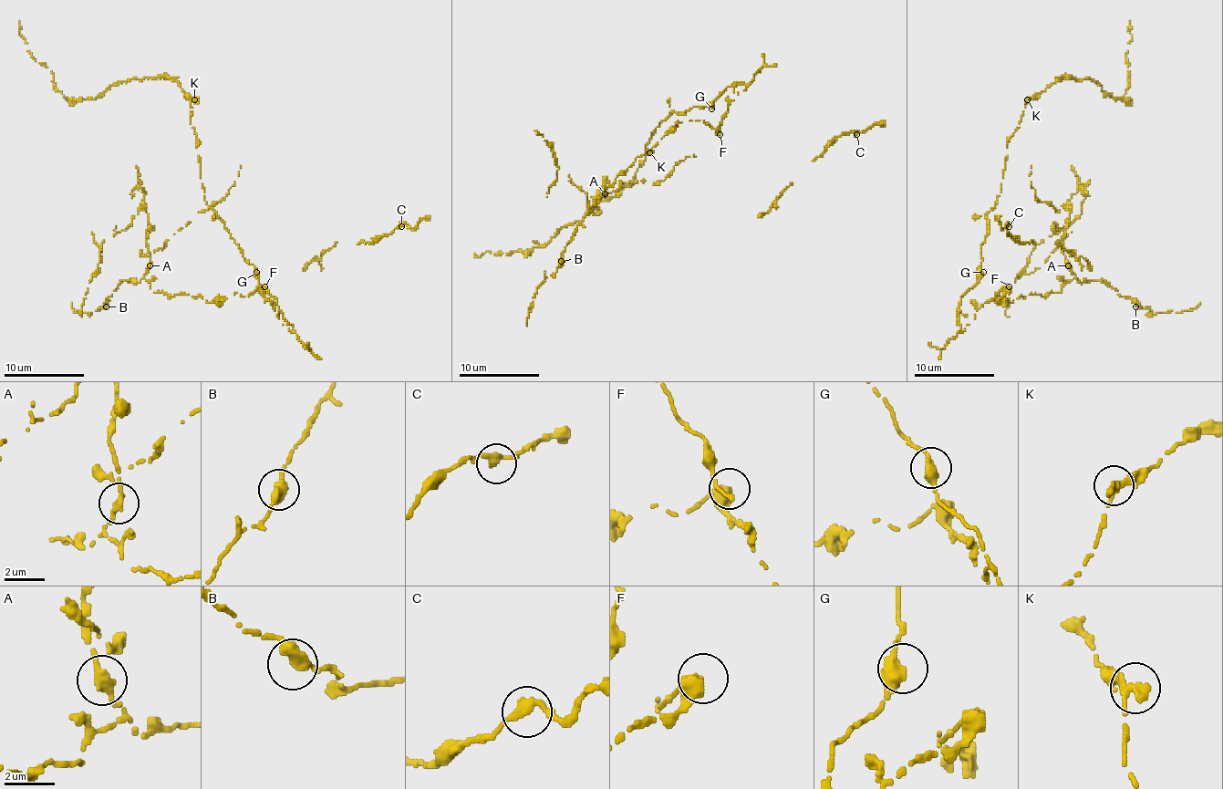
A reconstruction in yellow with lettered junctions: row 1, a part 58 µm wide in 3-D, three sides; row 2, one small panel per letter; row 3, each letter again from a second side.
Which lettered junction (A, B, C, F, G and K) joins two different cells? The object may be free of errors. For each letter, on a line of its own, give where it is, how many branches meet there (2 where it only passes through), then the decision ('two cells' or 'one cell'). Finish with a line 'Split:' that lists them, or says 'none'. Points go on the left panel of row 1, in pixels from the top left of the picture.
A: at (150, 265); 1 branches meet; two cells
B: at (106, 306); 2 branches meet; one cell
C: at (401, 226); 2 branches meet; one cell
F: at (264, 286); 2 branches meet; one cell
G: at (256, 272); 2 branches meet; one cell
K: at (194, 99); 1 branches meet; one cell
Split: A

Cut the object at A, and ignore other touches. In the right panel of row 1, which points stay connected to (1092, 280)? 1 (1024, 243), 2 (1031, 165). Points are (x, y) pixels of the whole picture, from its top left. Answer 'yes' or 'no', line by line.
1: yes
2: no

